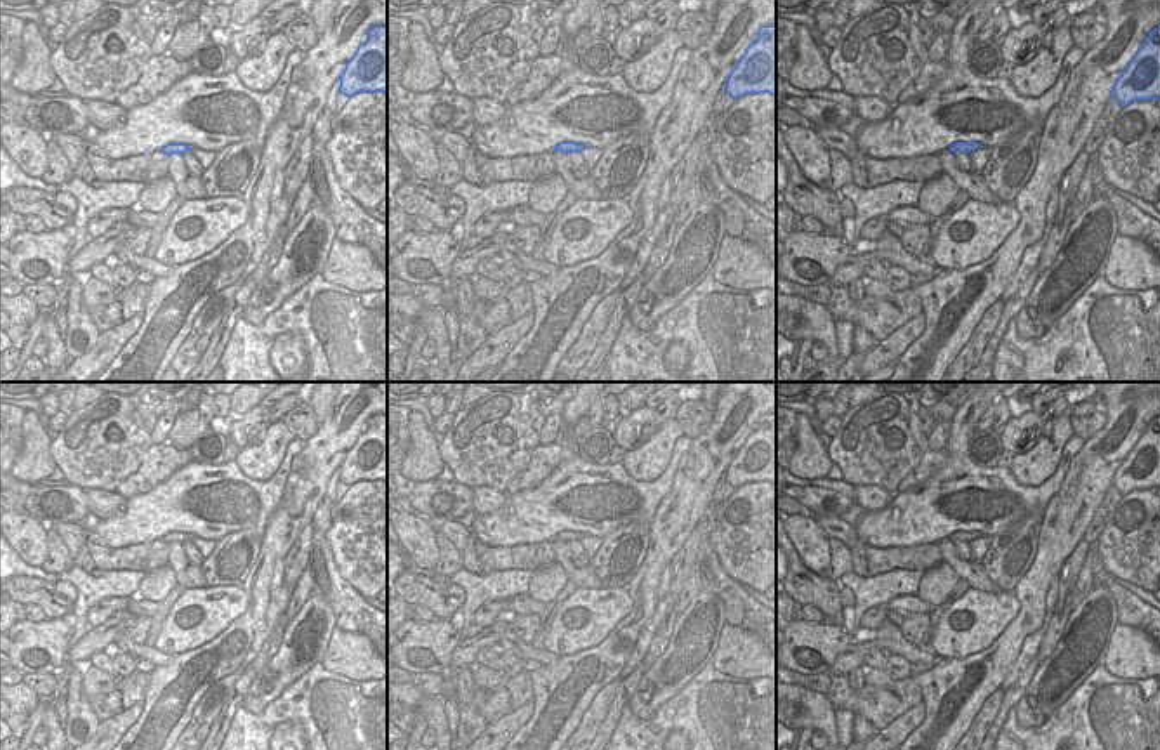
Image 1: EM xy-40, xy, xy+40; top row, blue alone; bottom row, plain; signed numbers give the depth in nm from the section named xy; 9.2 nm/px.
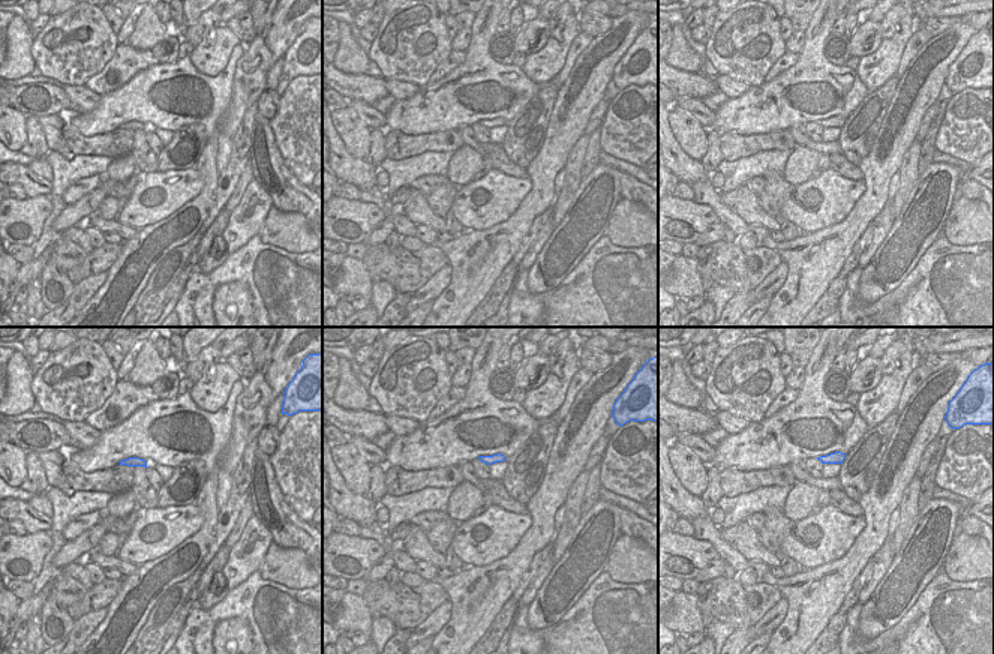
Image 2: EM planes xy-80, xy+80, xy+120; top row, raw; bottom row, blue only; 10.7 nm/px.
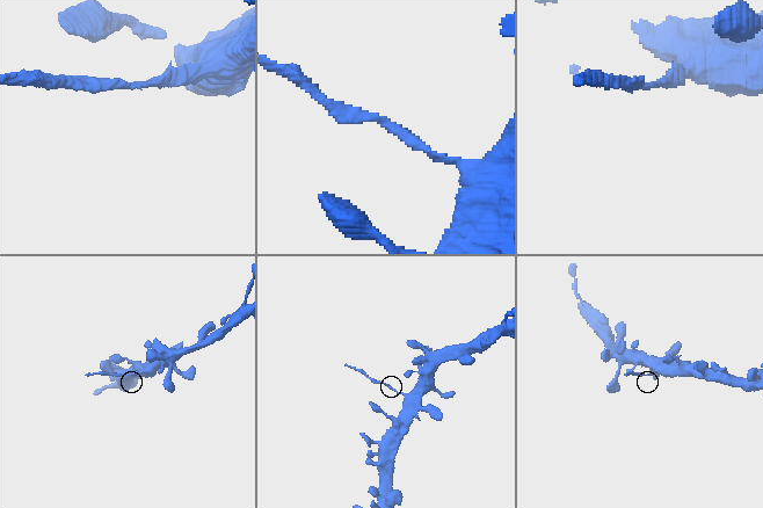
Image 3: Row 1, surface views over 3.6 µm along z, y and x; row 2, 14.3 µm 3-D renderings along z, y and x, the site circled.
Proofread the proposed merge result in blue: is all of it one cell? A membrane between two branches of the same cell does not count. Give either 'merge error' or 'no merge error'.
merge error

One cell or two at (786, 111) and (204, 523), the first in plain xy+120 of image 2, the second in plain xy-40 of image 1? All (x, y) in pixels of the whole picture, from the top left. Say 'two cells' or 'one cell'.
one cell

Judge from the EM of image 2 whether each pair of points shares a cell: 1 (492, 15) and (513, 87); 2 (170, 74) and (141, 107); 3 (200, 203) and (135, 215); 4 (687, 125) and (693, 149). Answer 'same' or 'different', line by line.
1: same
2: same
3: different
4: same

